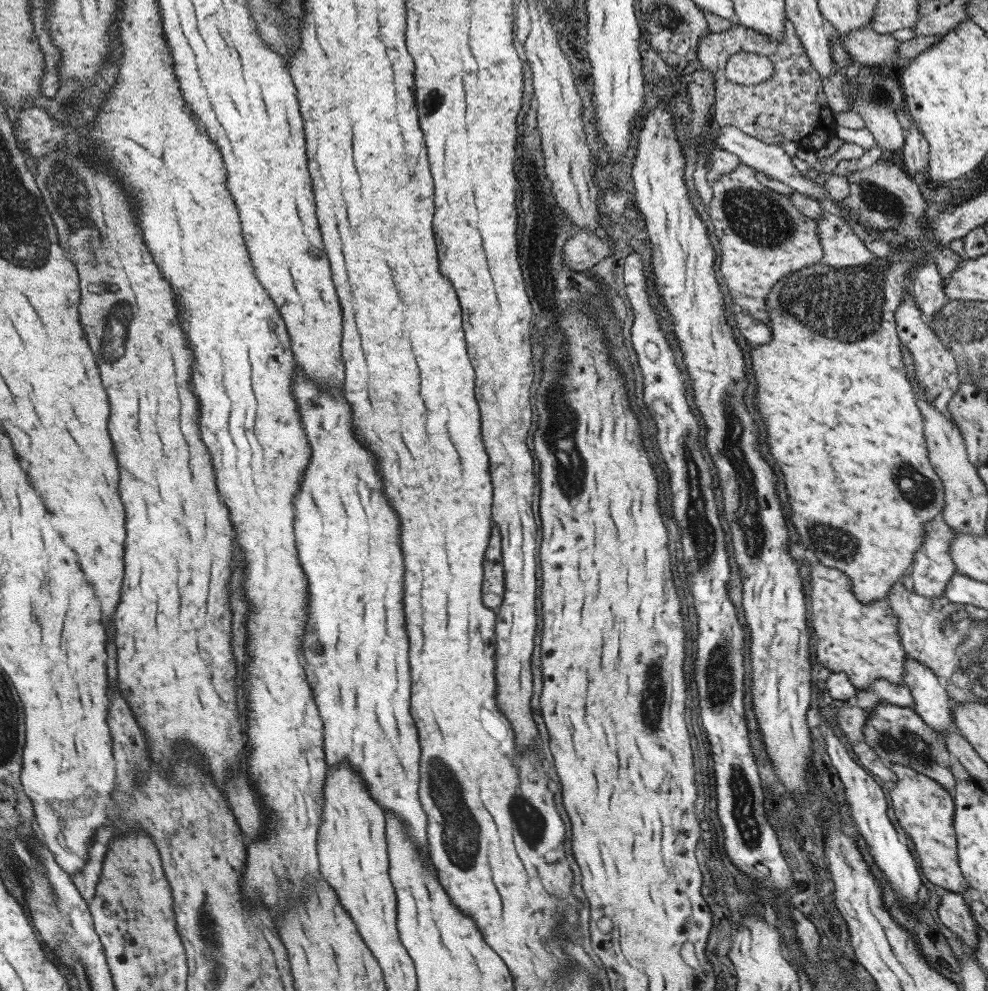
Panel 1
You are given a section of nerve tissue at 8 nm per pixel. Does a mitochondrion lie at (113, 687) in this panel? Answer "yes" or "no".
no

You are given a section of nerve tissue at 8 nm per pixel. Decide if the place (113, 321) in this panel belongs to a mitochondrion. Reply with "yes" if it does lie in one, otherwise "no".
yes

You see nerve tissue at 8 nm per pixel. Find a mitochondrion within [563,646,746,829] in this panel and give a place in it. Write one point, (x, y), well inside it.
(652, 698)

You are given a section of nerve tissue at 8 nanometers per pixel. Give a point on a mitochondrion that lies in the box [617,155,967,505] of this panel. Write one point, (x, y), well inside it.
(853, 302)

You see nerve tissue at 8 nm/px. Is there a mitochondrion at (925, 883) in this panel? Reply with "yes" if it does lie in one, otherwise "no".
no

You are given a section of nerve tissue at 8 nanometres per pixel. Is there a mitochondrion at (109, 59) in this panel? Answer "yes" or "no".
no

